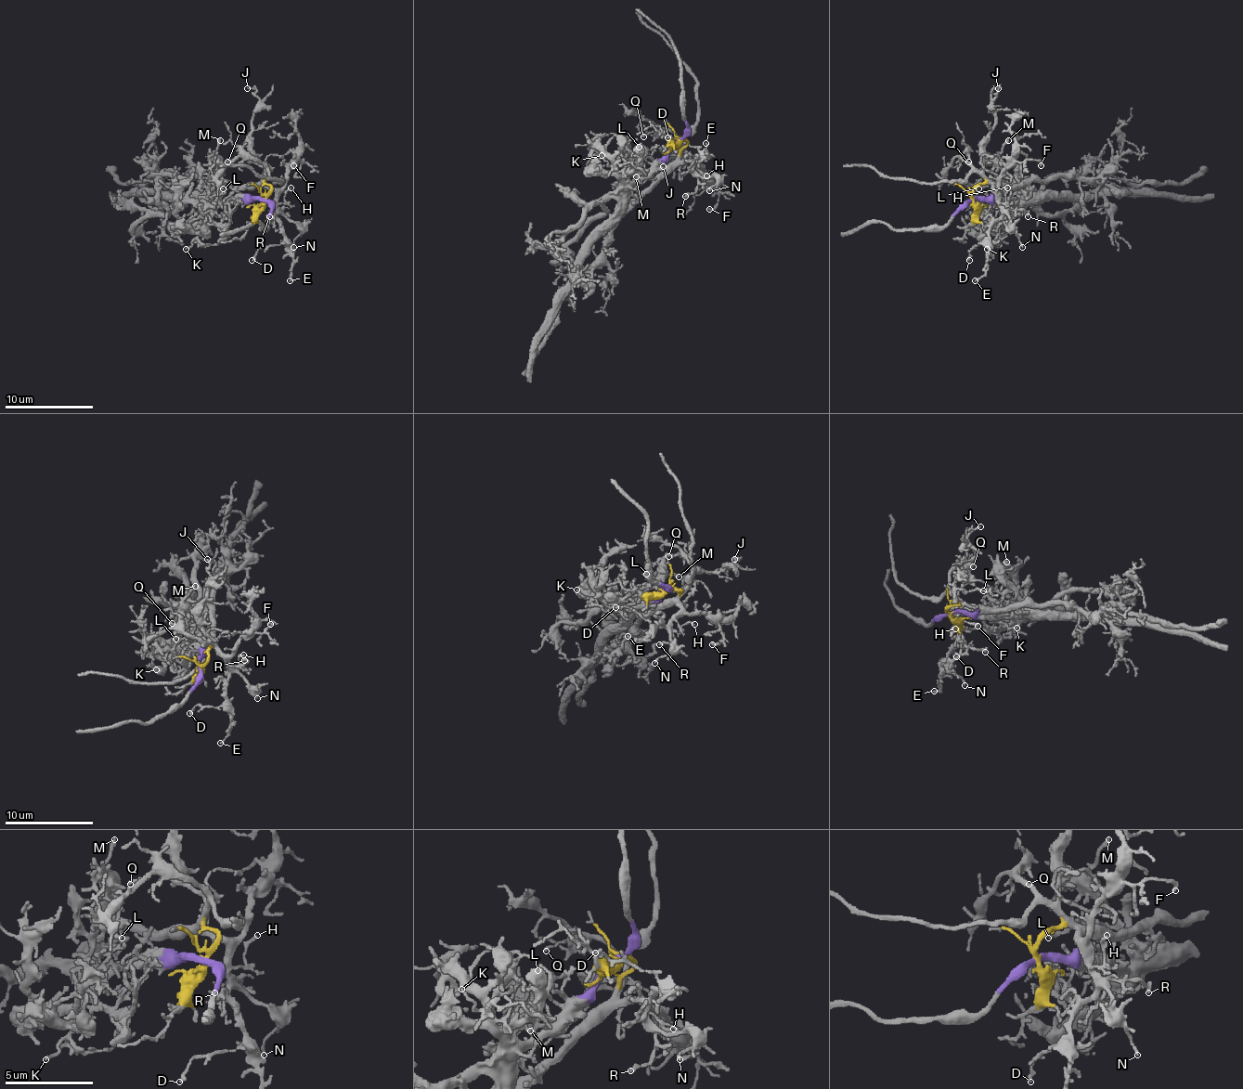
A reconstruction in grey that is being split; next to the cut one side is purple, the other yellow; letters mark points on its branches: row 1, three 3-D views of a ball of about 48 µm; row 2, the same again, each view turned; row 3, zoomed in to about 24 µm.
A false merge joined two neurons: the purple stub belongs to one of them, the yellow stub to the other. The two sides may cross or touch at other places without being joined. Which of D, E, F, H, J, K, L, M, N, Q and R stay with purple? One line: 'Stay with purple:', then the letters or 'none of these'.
Stay with purple: K, L, M

